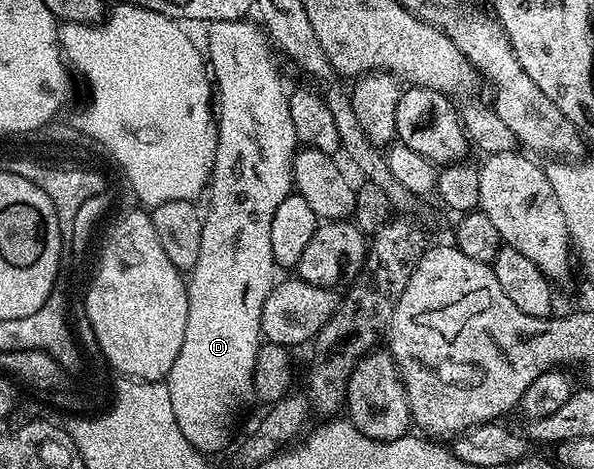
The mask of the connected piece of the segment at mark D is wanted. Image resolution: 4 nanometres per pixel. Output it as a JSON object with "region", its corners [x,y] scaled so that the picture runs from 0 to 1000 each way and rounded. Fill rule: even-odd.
{"region":[[[414,41],[362,45],[345,60],[347,83],[354,90],[350,143],[364,188],[367,299],[350,392],[354,443],[345,443],[340,471],[337,548],[330,548],[330,565],[318,578],[313,606],[316,693],[310,693],[310,736],[303,736],[296,778],[290,778],[283,802],[296,906],[303,906],[303,923],[316,932],[323,951],[342,966],[389,951],[401,874],[428,842],[431,753],[443,729],[444,642],[451,642],[451,625],[465,601],[458,463],[465,463],[471,429],[495,407],[495,324],[505,313],[498,273],[492,269],[485,186],[475,179],[463,111],[443,60],[433,47],[421,47]]]}

